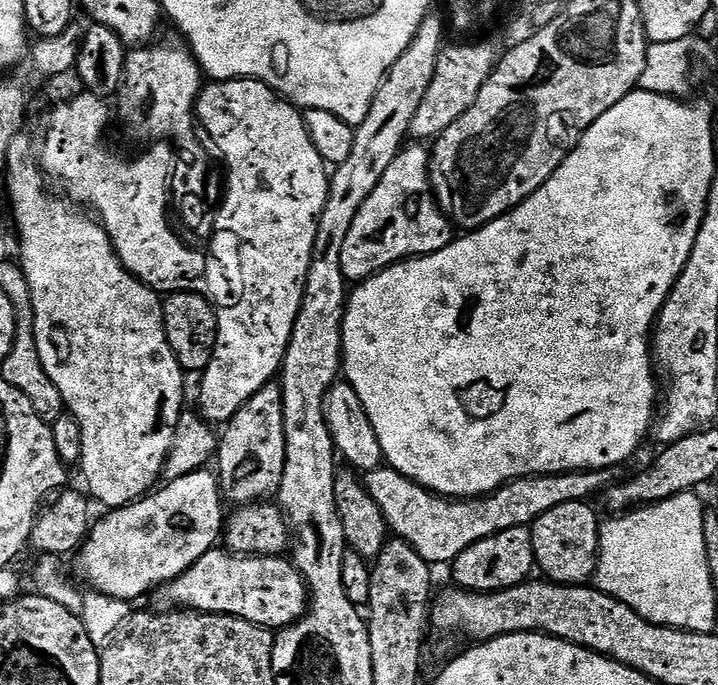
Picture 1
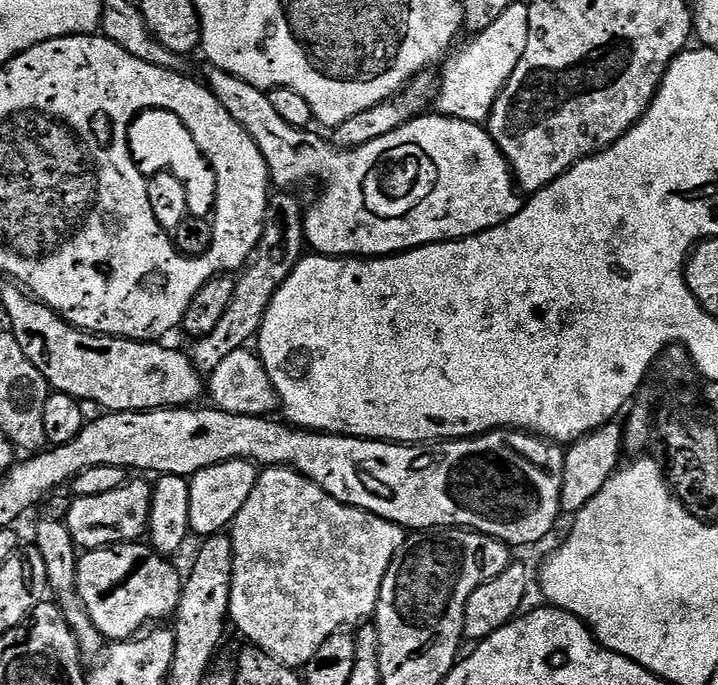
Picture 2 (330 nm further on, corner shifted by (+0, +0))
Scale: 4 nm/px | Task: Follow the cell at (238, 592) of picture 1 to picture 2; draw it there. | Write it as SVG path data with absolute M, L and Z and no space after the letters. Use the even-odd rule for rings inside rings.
M144 542L131 544L113 544L106 548L94 548L85 551L76 561L76 593L80 595L82 606L100 631L105 641L131 640L145 627L147 620L164 622L173 615L180 601L182 587L181 573L176 573L172 560L165 558Z

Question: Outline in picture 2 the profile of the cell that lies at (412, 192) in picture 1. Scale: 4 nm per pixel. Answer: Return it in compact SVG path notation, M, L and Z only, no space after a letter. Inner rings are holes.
M209 67L207 71L207 87L211 88L212 92L218 98L218 102L222 102L222 106L226 106L226 110L234 118L234 122L242 125L250 134L250 138L254 138L254 142L258 146L258 150L268 167L268 175L271 183L277 189L291 189L293 187L291 184L300 184L303 180L310 179L311 176L317 176L325 184L324 193L313 202L312 208L310 204L310 207L304 213L304 238L307 247L313 253L322 256L339 256L341 258L395 256L401 252L411 252L412 249L421 248L427 244L444 244L447 240L465 240L468 236L485 232L502 222L506 222L510 218L514 218L514 214L518 214L524 208L526 200L513 177L512 167L509 166L508 160L502 154L502 150L498 150L498 146L494 142L492 135L489 134L487 127L475 119L446 116L443 114L435 114L436 116L421 114L415 120L407 120L402 126L398 126L398 130L390 130L390 134L386 134L382 138L374 138L374 142L366 142L357 148L345 148L341 150L335 144L325 139L325 137L324 141L318 133L312 132L313 130L295 128L286 122L282 122L282 118L278 118L278 113L275 112L274 106L270 106L270 98L268 97L267 91L250 86L246 82L239 80L237 76L231 76L217 68Z

